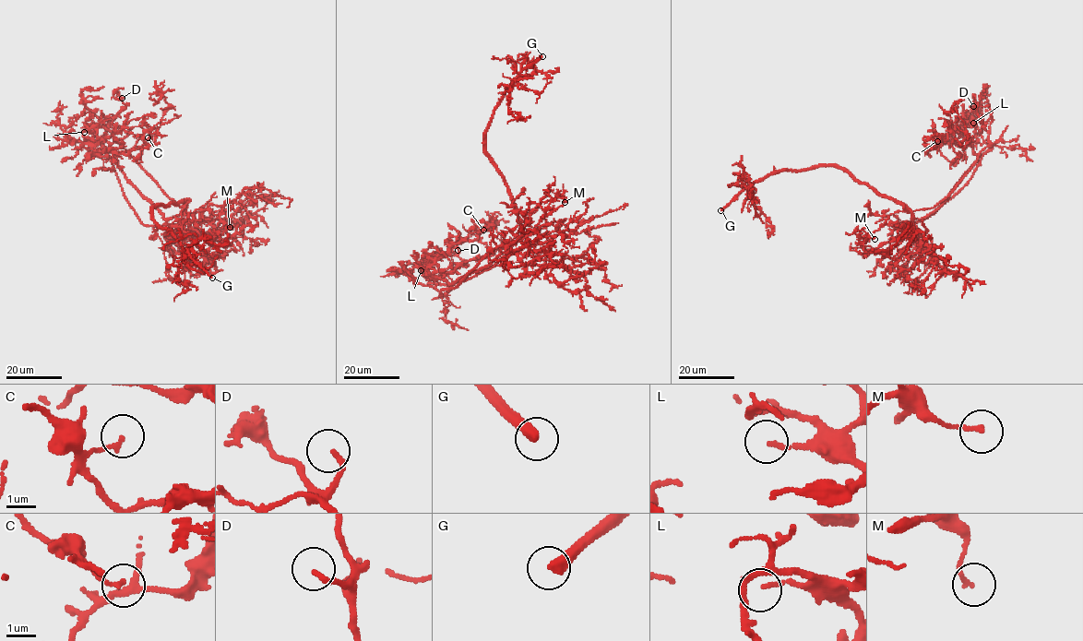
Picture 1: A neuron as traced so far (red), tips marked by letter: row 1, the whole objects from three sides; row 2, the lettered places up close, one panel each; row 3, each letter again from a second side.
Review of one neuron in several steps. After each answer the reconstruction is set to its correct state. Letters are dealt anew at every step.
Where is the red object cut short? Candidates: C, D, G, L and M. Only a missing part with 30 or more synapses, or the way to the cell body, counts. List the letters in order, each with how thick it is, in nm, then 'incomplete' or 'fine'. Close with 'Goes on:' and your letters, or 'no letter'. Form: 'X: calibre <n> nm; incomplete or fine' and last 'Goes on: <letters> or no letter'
C: calibre 140 nm; fine
D: calibre 160 nm; incomplete
G: calibre 400 nm; incomplete
L: calibre 130 nm; fine
M: calibre 130 nm; fine
Goes on: D, G

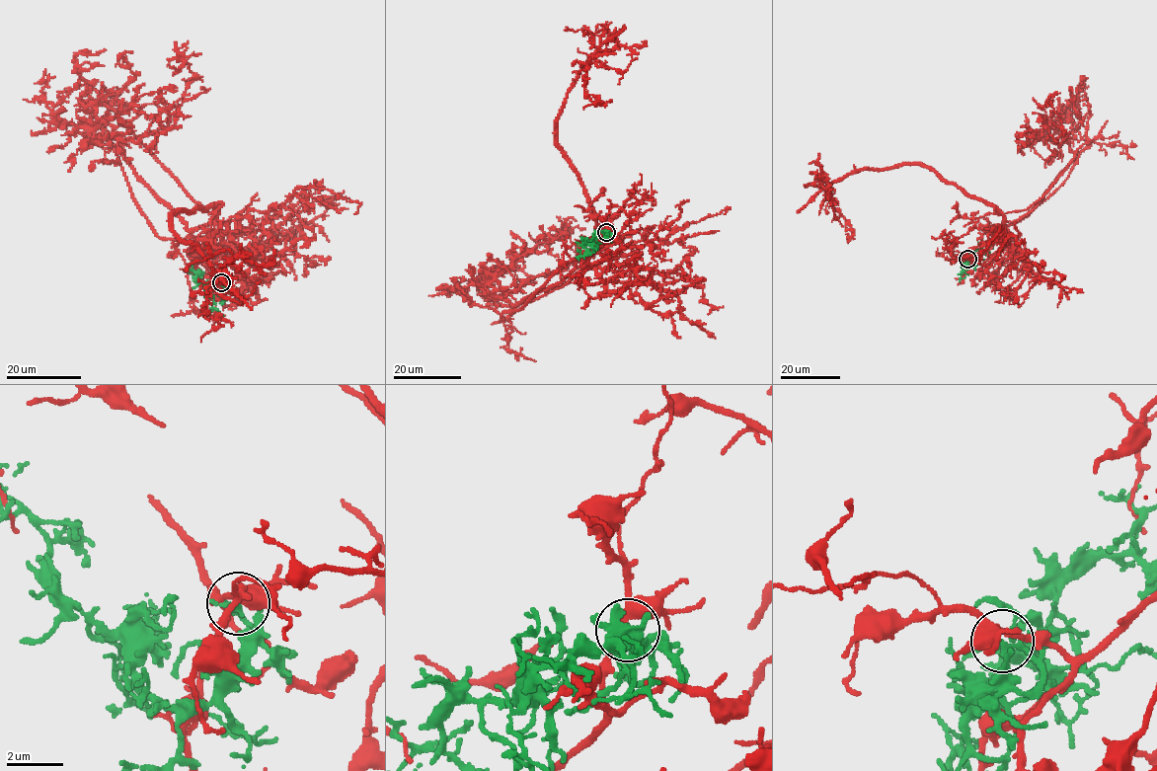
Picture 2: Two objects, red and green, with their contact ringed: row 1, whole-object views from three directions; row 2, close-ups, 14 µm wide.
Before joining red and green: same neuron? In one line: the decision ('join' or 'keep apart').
keep apart

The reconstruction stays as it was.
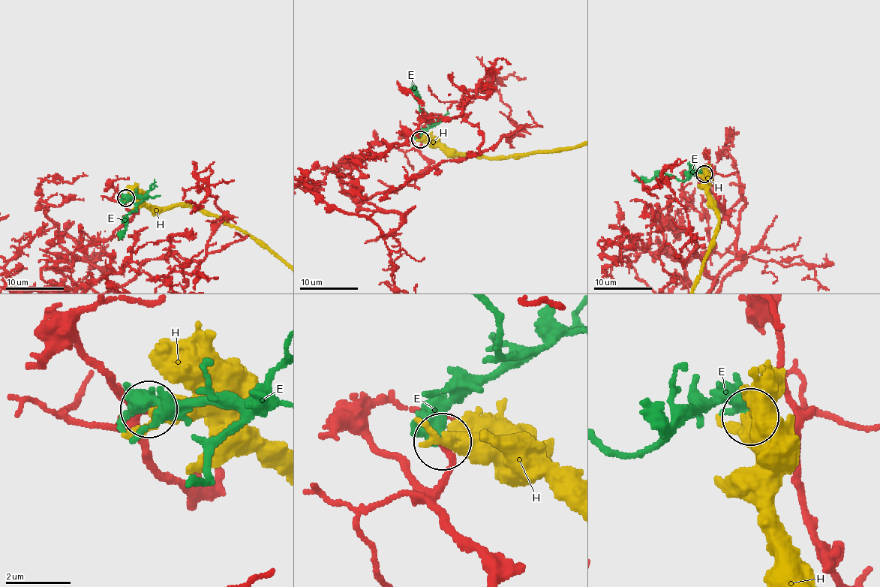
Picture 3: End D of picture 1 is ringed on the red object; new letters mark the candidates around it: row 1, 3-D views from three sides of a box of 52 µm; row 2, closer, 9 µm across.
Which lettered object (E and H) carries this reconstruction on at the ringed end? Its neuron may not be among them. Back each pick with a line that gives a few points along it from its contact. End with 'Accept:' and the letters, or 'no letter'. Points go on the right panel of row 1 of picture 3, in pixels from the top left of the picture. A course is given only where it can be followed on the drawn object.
E: course (704, 174), (700, 171), (684, 180), (677, 180), (666, 173), (658, 173), (649, 179), (634, 180)
Accept: E

